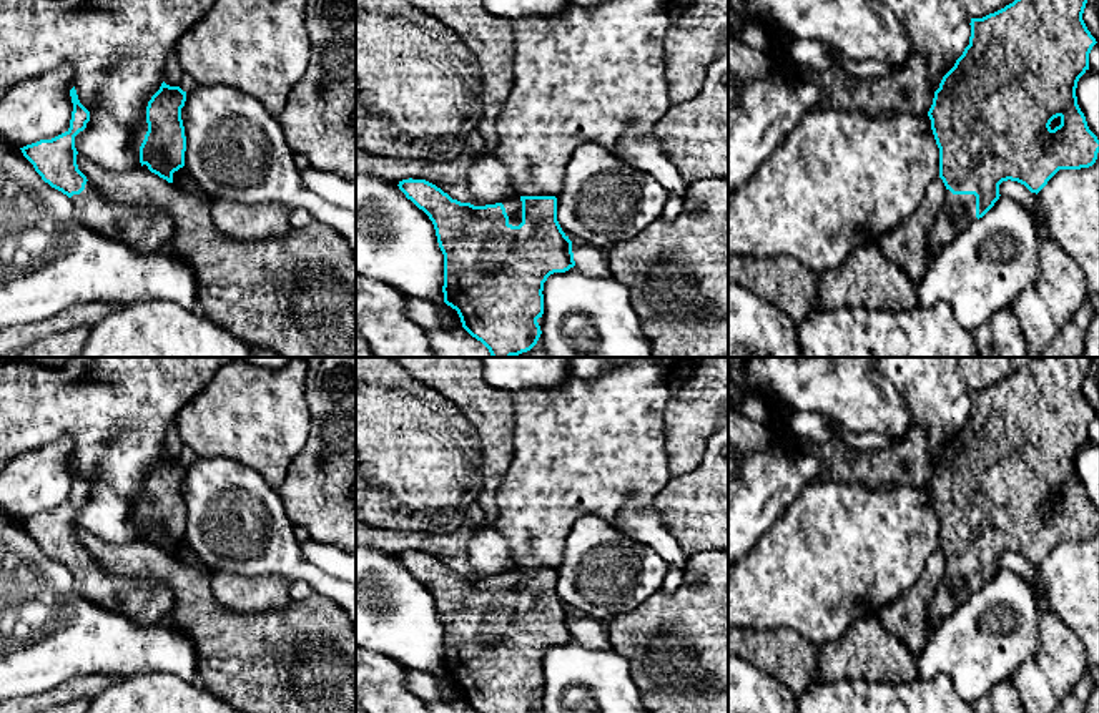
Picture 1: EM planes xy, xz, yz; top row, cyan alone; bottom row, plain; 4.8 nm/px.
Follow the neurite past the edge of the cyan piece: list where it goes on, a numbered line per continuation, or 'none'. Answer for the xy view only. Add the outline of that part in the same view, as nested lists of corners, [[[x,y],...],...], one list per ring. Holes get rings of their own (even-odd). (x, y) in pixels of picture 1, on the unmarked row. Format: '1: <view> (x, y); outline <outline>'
1: xy (147, 602); outline [[[90,553],[70,573],[81,597],[135,623],[161,623],[171,613],[173,592],[165,583],[108,573]]]

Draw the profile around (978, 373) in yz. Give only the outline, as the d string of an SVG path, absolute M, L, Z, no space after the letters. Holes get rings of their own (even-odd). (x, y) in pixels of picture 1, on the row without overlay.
M961 357L961 374L971 391L994 386L1036 357Z

